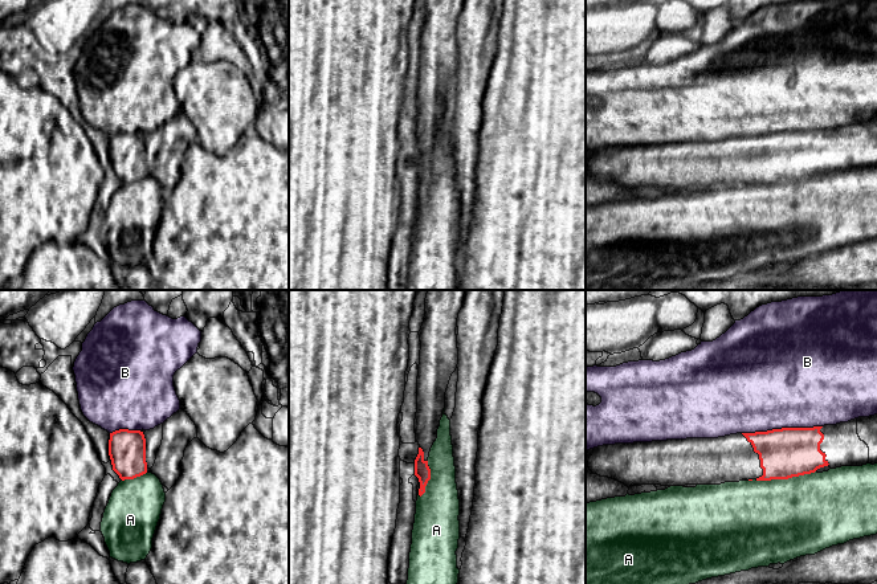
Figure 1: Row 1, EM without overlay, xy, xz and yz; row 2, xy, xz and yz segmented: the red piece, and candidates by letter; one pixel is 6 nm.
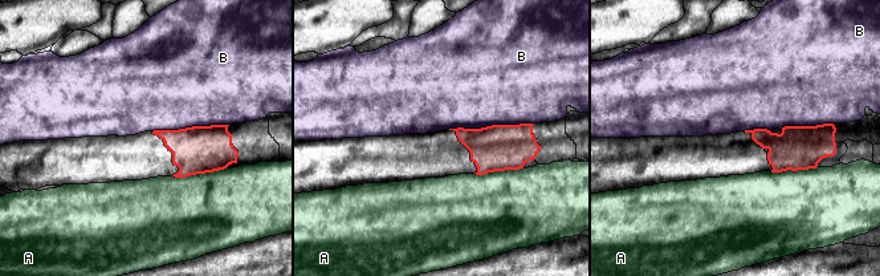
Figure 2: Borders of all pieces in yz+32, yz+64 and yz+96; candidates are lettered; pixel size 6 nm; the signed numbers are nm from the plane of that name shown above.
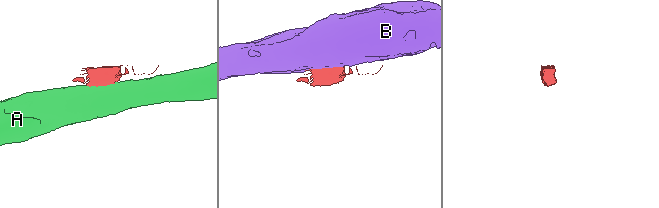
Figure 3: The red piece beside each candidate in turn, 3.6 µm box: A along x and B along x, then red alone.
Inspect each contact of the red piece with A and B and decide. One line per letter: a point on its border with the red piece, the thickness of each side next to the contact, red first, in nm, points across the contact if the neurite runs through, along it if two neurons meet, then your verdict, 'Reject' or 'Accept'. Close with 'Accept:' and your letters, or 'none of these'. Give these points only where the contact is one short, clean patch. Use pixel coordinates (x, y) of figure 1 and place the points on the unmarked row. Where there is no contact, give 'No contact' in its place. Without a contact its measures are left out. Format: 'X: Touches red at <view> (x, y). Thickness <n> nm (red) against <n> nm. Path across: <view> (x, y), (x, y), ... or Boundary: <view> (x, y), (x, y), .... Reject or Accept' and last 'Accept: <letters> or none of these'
A: Touches red at yz (784, 182). Thickness 300 nm (red) against 500 nm. Boundary: yz (815, 174), (787, 182), (755, 183). Reject
B: Touches red at yz (782, 131). Thickness 300 nm (red) against 500 nm. Reject
Accept: none of these

